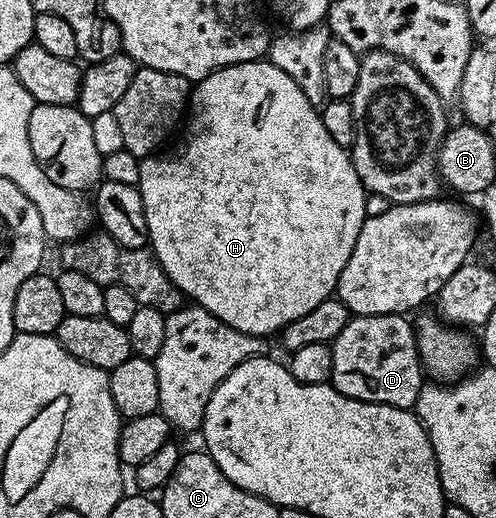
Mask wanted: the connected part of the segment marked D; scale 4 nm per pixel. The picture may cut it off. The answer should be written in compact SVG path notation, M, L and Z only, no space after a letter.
M402 313L349 316L346 327L342 327L336 340L331 342L334 367L330 383L333 387L350 399L411 410L418 399L420 388L426 384L426 373L416 346L416 330L413 322L408 320Z

